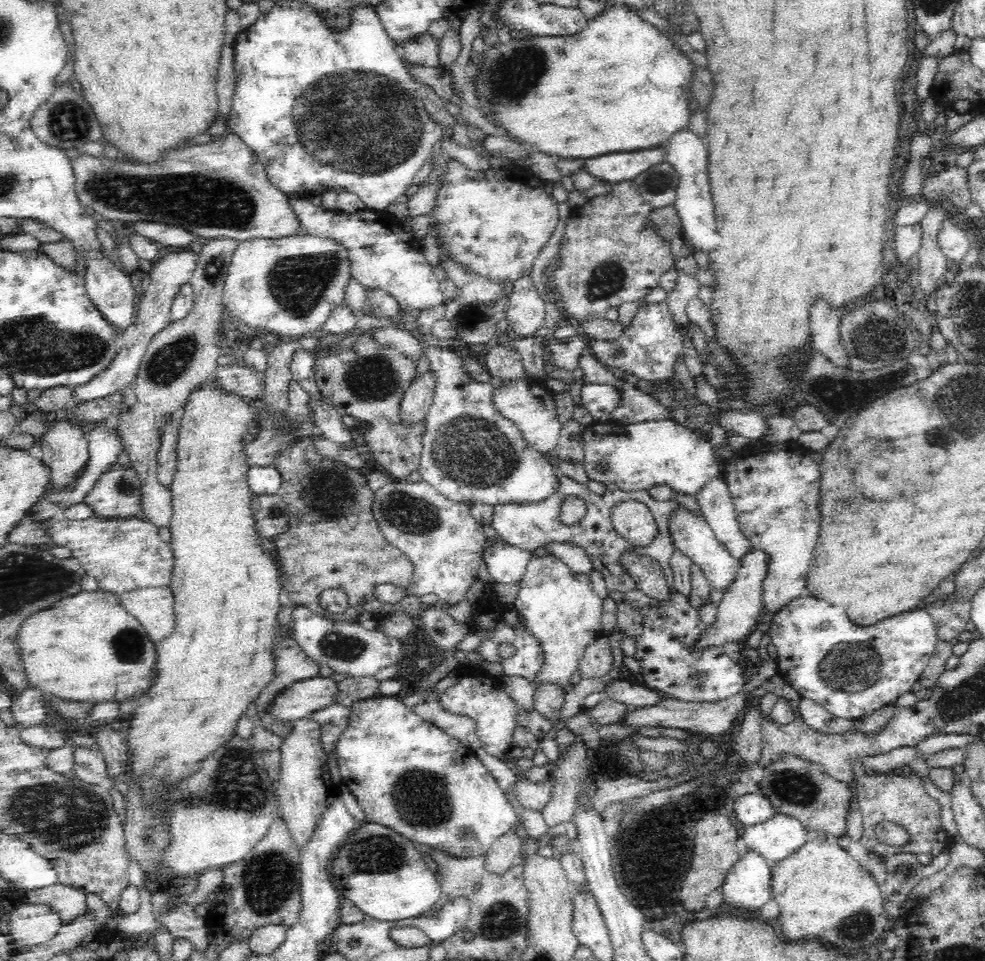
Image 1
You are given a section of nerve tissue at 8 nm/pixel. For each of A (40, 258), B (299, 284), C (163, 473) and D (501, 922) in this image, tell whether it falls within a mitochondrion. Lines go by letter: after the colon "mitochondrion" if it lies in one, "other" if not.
A: other
B: mitochondrion
C: other
D: mitochondrion

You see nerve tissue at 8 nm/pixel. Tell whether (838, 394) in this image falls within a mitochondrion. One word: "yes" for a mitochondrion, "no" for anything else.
yes

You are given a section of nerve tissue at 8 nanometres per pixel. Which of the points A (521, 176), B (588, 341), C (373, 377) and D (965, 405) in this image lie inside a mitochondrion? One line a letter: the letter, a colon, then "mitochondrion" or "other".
A: other
B: other
C: mitochondrion
D: mitochondrion

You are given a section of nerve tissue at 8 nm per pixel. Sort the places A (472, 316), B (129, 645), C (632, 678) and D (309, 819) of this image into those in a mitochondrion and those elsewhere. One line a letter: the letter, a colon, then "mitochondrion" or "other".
A: mitochondrion
B: mitochondrion
C: other
D: other

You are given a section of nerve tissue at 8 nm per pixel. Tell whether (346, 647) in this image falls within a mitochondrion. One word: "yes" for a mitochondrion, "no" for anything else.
yes

